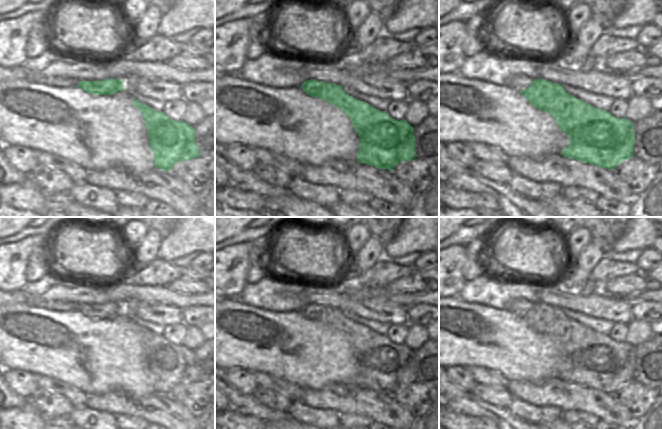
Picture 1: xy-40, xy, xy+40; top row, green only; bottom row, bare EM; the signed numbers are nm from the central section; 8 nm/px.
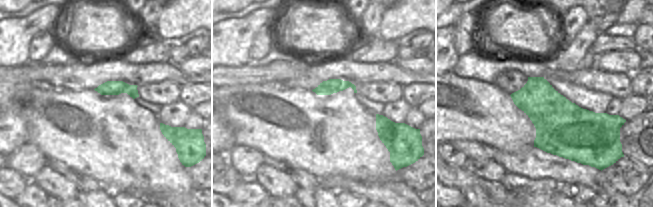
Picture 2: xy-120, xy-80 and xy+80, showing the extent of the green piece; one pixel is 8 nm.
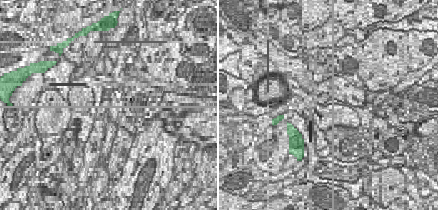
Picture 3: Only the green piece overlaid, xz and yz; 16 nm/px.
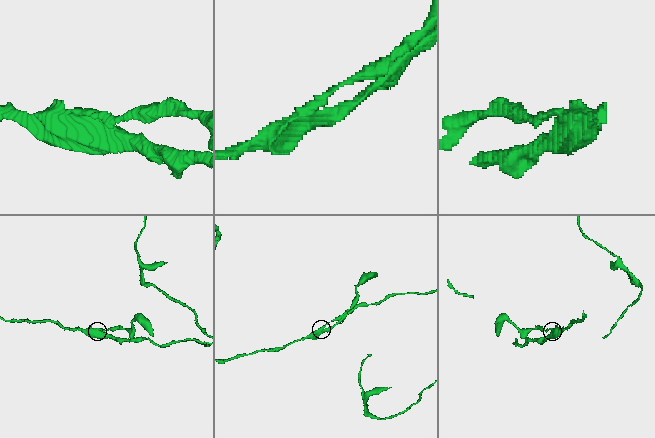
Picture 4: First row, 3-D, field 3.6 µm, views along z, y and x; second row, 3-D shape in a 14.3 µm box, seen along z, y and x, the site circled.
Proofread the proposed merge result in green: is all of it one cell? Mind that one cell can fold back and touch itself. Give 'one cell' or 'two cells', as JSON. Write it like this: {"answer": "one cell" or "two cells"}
{"answer": "two cells"}

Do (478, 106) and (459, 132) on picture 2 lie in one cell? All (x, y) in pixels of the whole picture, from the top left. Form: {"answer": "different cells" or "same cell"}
{"answer": "same cell"}

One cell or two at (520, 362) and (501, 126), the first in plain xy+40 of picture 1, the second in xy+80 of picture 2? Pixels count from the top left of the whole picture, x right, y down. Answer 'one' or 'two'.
one

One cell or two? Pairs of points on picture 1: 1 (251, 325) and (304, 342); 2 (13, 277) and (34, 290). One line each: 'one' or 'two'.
1: one
2: two

